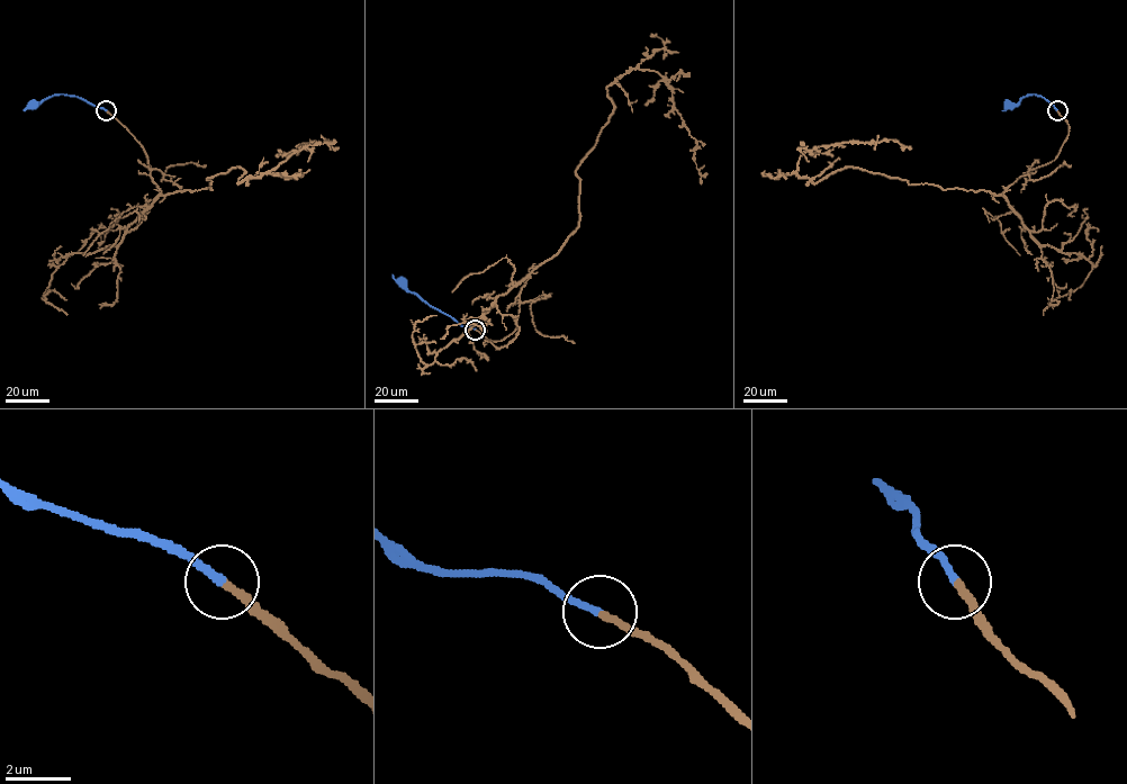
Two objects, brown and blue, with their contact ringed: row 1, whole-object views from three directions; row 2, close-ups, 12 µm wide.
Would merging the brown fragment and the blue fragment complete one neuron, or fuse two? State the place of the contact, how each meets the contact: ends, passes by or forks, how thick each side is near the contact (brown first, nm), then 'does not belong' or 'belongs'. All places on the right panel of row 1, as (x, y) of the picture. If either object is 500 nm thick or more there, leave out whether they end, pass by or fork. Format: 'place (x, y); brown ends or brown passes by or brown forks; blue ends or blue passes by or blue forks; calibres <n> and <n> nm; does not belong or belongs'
place (1057, 110); brown ends; blue ends; calibres 220 and 220 nm; belongs

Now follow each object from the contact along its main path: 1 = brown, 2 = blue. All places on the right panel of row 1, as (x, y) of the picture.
1: (1057, 110), (1069, 128), (1057, 155), (1002, 195), (848, 167), (813, 183), (796, 173), (819, 145), (901, 147)
2: (1057, 110), (1035, 95), (1009, 104)

